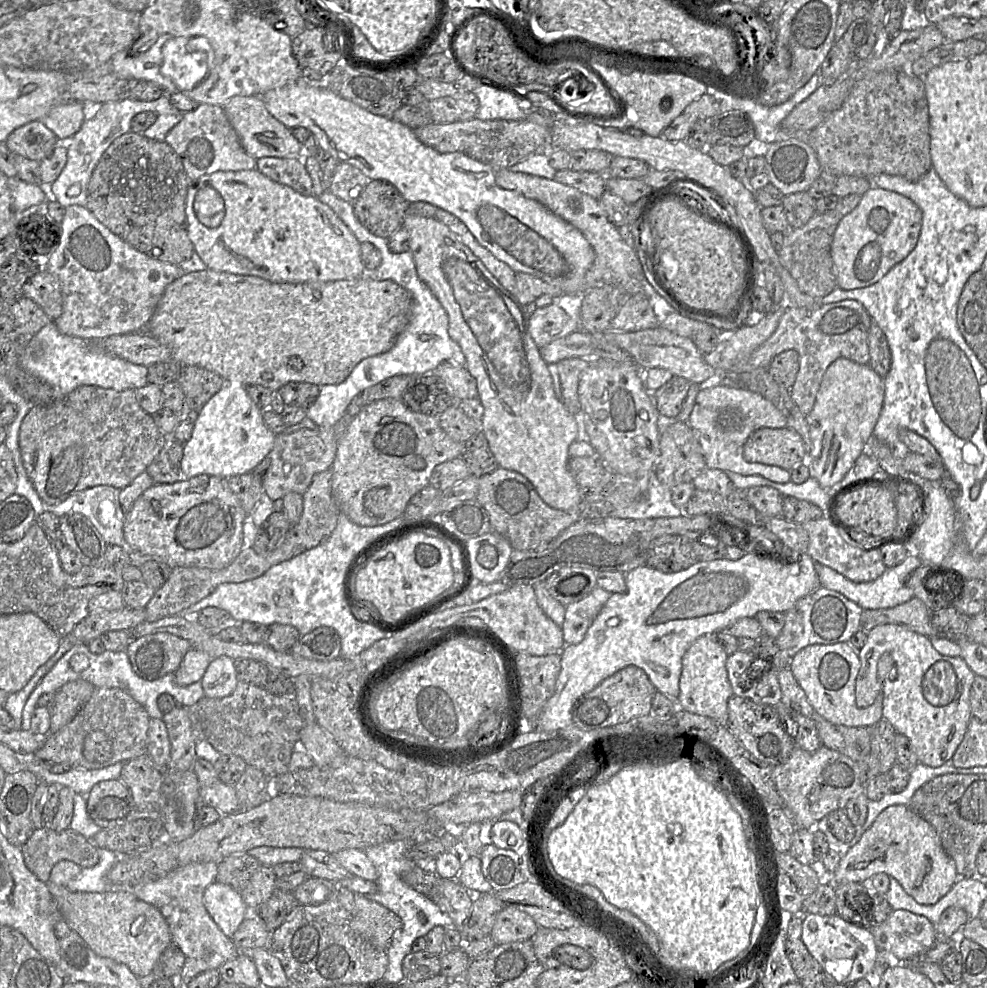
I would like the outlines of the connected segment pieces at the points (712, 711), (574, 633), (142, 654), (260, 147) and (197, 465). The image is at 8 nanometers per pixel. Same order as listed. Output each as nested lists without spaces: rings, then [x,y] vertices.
[[[704,635],[696,639],[682,659],[679,679],[679,695],[675,700],[678,708],[714,719],[726,726],[727,707],[733,696],[726,669],[728,655],[719,645],[714,635]]]
[[[595,587],[584,599],[565,607],[565,618],[561,626],[566,645],[580,643],[593,620],[612,593]]]
[[[157,632],[133,638],[125,651],[135,673],[152,681],[174,673],[191,648],[191,642],[186,639],[167,632]]]
[[[234,96],[222,107],[238,134],[244,150],[254,159],[302,158],[304,156],[302,145],[294,137],[292,130],[269,113],[261,96]]]
[[[225,384],[200,410],[190,439],[183,444],[181,471],[186,478],[201,474],[224,477],[226,479],[251,472],[273,448],[276,434],[263,421],[263,410],[250,398],[241,384]]]

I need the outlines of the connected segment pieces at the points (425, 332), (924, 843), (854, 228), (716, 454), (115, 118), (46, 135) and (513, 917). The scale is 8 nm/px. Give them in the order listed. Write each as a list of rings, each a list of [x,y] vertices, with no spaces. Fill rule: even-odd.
[[[328,190],[317,198],[335,212],[360,244],[369,242],[379,249],[382,262],[375,271],[367,273],[376,280],[391,280],[397,283],[412,297],[412,314],[409,323],[388,352],[363,359],[340,384],[320,386],[320,393],[315,402],[307,408],[306,417],[318,426],[333,427],[345,416],[350,402],[364,390],[396,375],[433,373],[443,363],[465,366],[466,359],[460,346],[449,336],[447,312],[428,286],[419,278],[412,252],[392,252],[388,239],[373,235],[359,222],[354,214],[353,204],[336,197]]]
[[[903,804],[886,807],[861,839],[842,854],[836,870],[826,878],[833,883],[868,883],[878,873],[895,878],[908,895],[923,905],[937,903],[959,878],[956,864],[945,852],[935,829]]]
[[[872,186],[859,204],[839,222],[831,244],[837,286],[852,290],[879,281],[916,247],[922,227],[922,211],[909,198]]]
[[[730,385],[705,388],[697,394],[687,423],[697,433],[707,468],[731,471],[744,476],[757,475],[776,483],[790,481],[789,470],[750,463],[743,458],[744,444],[755,430],[764,427],[787,427],[785,416],[760,394]]]
[[[164,93],[155,101],[125,99],[103,103],[96,115],[90,120],[85,120],[79,131],[72,137],[72,142],[67,148],[67,162],[59,177],[49,186],[45,186],[52,199],[65,208],[71,205],[86,207],[88,184],[93,170],[111,143],[123,134],[131,132],[131,121],[137,114],[141,112],[167,114],[158,115],[155,123],[141,133],[147,138],[165,141],[168,132],[183,119],[184,114],[184,112],[180,112],[172,106],[170,95],[169,93]]]
[[[32,121],[15,129],[4,143],[14,155],[41,162],[53,153],[57,141],[41,121]]]
[[[504,906],[498,913],[490,936],[496,945],[531,939],[538,929],[534,919],[526,912]]]

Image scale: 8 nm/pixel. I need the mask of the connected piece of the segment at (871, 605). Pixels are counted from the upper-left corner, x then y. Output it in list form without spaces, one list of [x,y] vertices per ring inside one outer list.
[[[911,551],[902,563],[887,568],[879,578],[870,582],[853,582],[835,570],[819,564],[816,565],[816,571],[821,586],[840,593],[863,610],[886,609],[901,605],[914,597],[913,591],[907,586],[907,579],[922,565],[919,556]]]

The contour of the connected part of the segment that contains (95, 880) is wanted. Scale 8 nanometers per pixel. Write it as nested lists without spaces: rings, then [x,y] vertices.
[[[98,848],[99,862],[91,868],[84,868],[80,874],[67,883],[68,890],[73,892],[104,893],[114,887],[108,881],[108,873],[119,858],[115,852]]]

